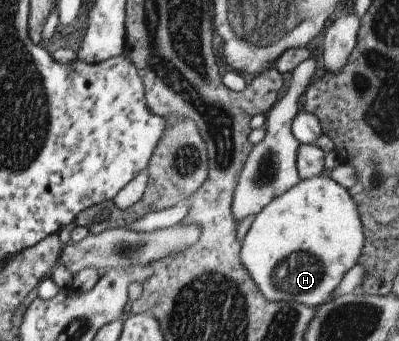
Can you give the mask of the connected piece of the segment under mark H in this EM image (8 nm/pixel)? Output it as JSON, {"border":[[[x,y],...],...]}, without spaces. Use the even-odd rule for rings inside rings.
{"border":[[[325,172],[299,179],[297,185],[290,186],[281,197],[273,199],[257,213],[241,243],[240,258],[267,301],[290,301],[315,308],[332,299],[333,291],[345,273],[359,261],[363,245],[365,234],[355,201],[348,190]]]}

